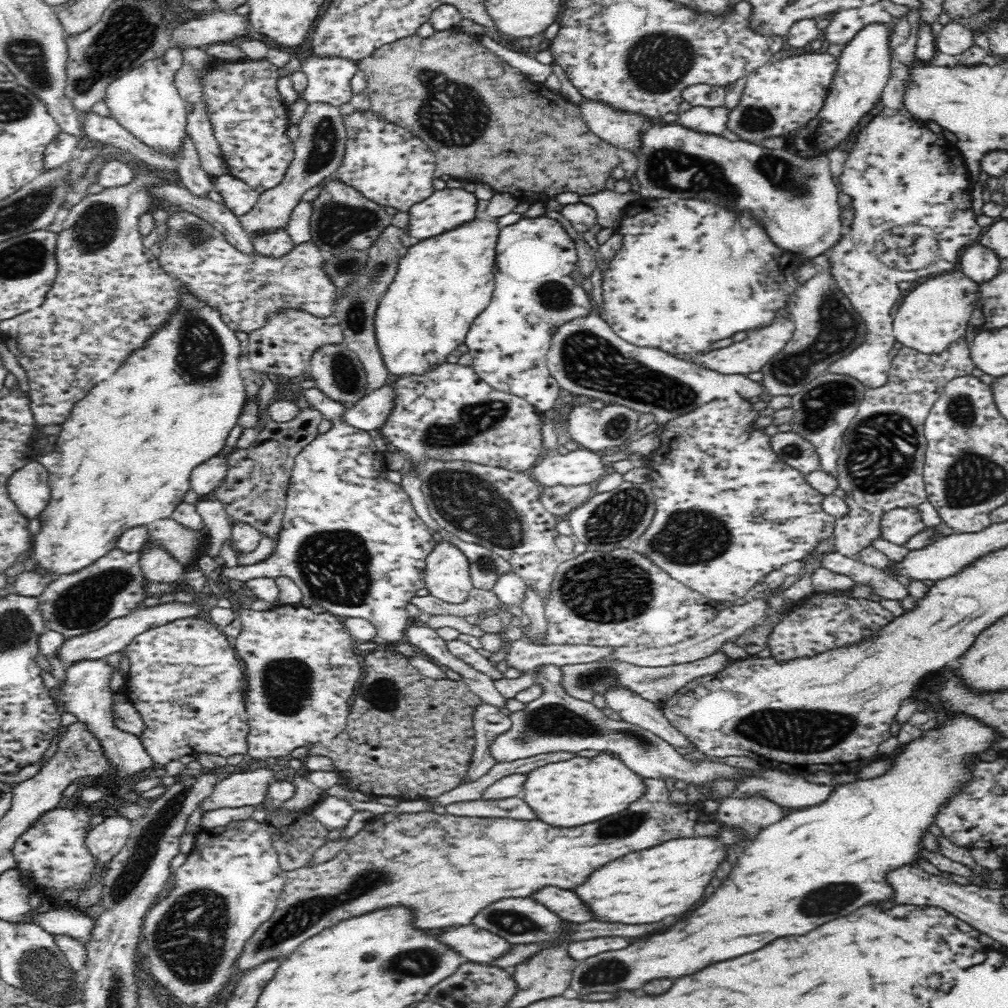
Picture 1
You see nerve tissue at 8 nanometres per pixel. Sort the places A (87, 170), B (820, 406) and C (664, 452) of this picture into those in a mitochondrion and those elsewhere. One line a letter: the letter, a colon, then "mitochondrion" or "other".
A: mitochondrion
B: mitochondrion
C: other

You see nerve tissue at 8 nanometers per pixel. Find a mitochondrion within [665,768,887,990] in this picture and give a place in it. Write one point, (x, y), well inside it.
(830, 898)

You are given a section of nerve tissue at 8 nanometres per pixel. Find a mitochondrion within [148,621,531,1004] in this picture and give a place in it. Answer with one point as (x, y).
(189, 939)

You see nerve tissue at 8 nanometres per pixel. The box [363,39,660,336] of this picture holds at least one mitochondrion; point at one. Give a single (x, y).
(453, 114)

